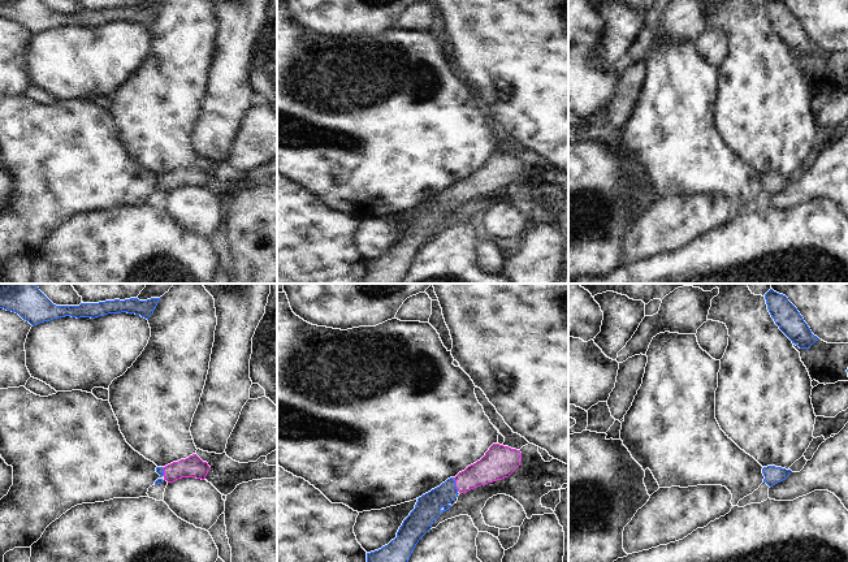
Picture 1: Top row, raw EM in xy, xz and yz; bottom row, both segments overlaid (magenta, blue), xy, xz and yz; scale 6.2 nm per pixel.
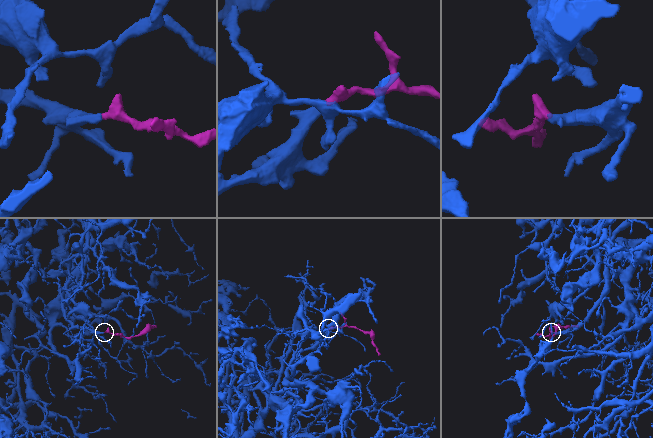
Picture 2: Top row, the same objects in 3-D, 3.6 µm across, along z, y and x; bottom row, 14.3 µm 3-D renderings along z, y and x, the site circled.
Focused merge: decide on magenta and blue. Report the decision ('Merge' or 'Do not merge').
Merge

